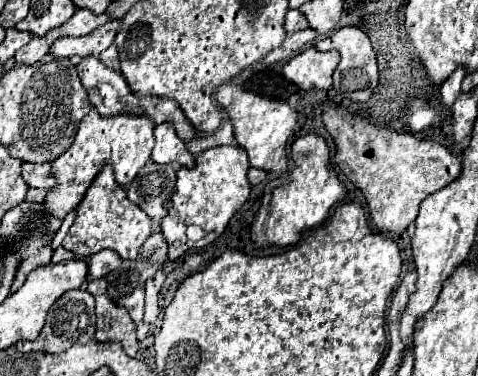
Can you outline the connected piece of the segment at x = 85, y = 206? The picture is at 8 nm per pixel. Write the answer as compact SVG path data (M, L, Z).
M105 166L95 176L81 204L77 206L77 218L63 240L63 248L71 250L75 256L81 258L89 258L91 254L103 248L111 248L119 252L123 260L127 258L133 260L149 234L151 234L151 218L137 204L127 200L125 188L115 182L113 166Z

